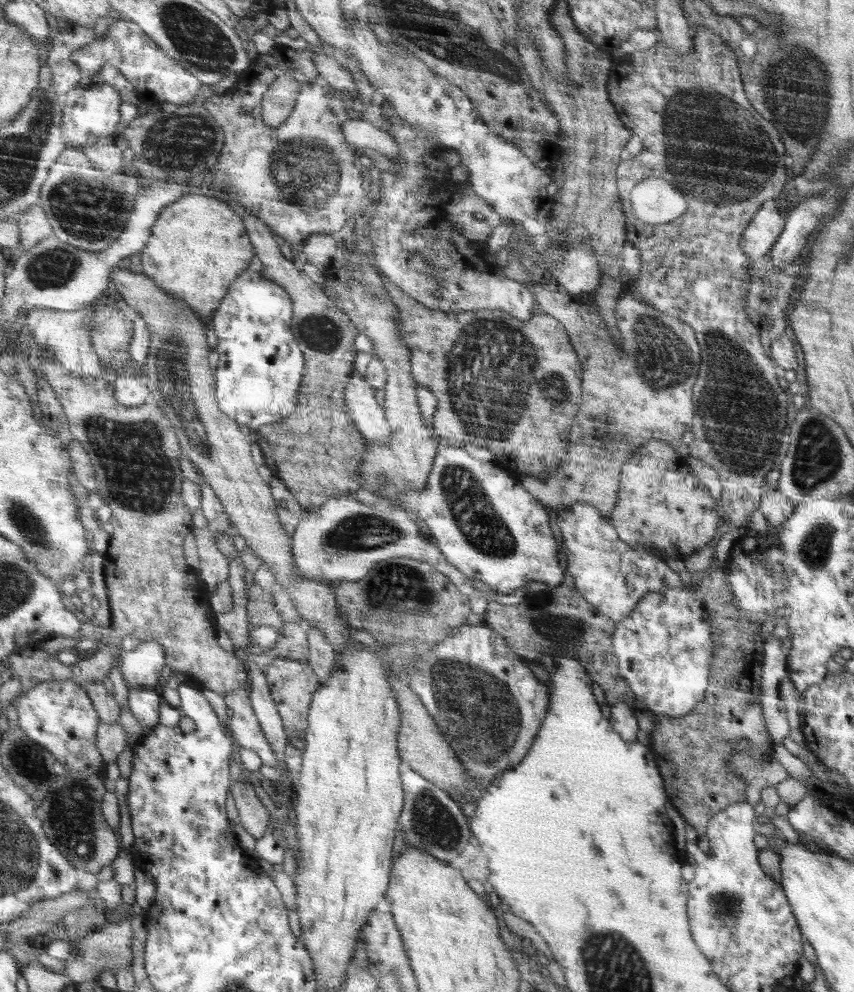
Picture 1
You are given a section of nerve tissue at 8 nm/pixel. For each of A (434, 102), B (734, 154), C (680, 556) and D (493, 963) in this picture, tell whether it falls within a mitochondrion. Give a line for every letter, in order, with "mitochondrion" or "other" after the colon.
A: mitochondrion
B: mitochondrion
C: other
D: other

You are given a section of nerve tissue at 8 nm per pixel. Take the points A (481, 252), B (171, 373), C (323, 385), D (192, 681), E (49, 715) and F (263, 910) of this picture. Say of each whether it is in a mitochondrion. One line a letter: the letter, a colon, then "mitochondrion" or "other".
A: other
B: mitochondrion
C: other
D: other
E: other
F: other

